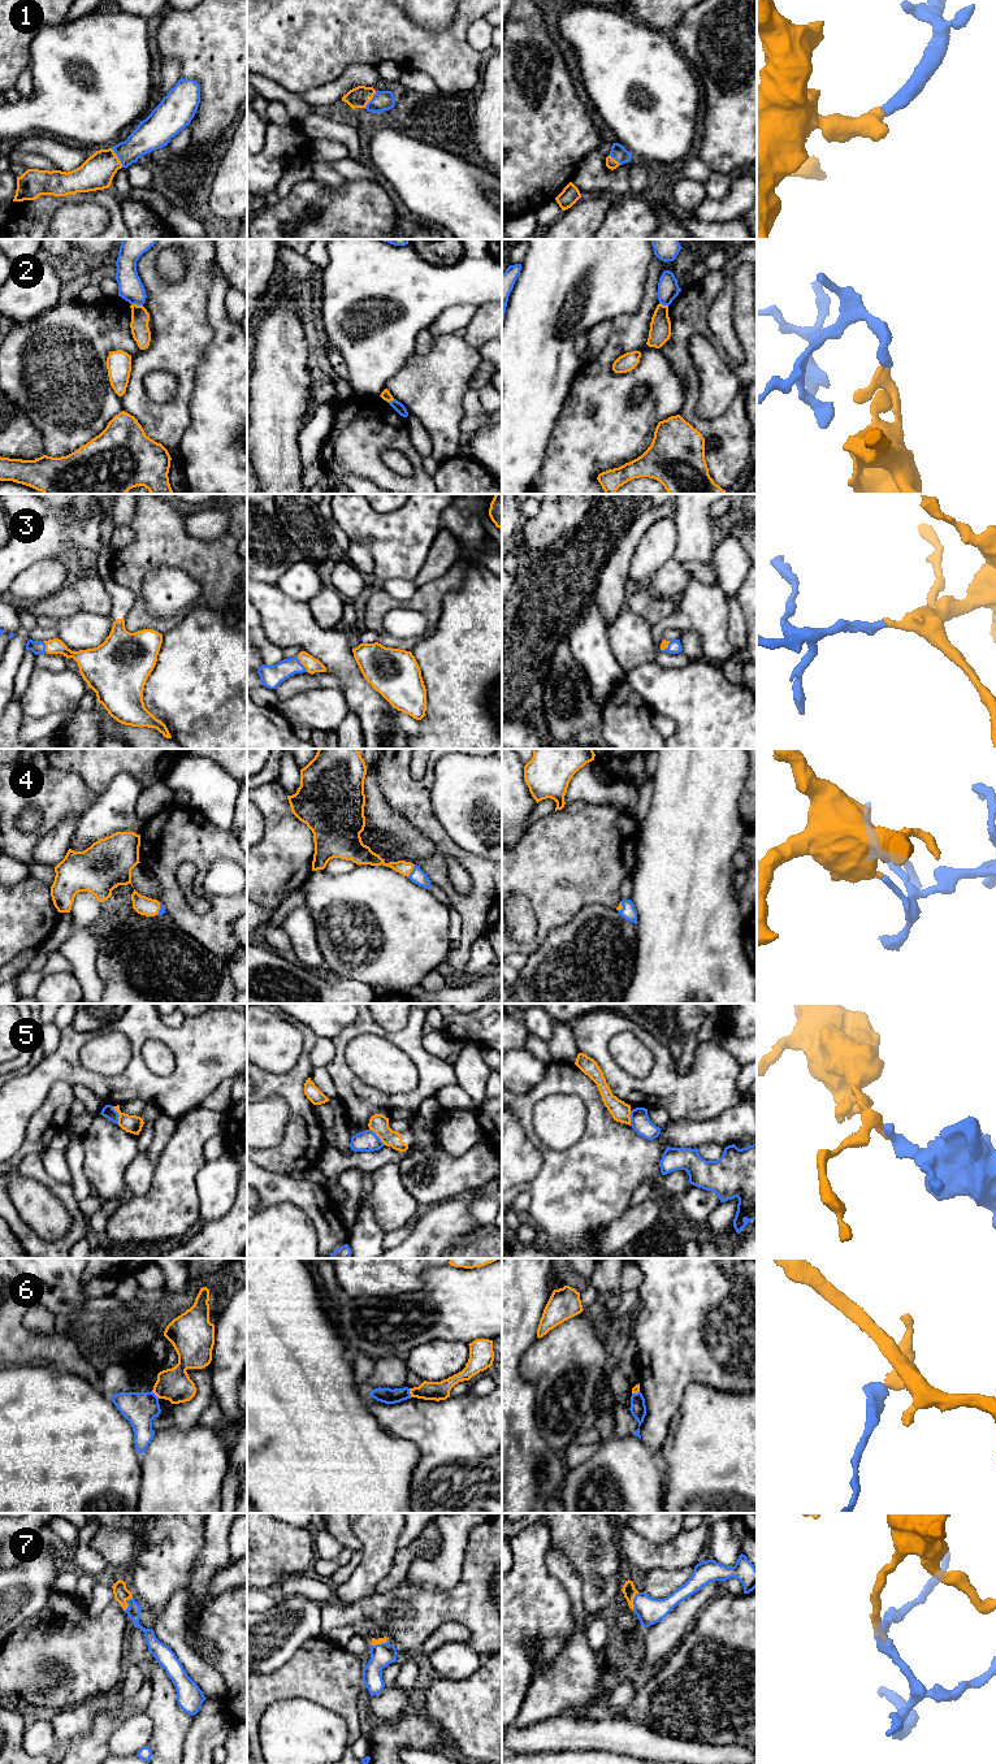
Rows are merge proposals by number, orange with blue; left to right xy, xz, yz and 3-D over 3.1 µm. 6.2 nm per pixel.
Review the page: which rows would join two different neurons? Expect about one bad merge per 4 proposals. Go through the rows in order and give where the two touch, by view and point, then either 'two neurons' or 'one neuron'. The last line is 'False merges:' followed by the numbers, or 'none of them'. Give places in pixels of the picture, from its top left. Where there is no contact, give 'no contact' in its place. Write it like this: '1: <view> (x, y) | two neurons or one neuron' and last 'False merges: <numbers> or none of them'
1: xy (117, 157) | one neuron
2: xy (135, 304) | two neurons
3: xz (302, 663) | one neuron
4: xz (411, 871) | one neuron
5: xz (377, 1135) | two neurons
6: xz (410, 1392) | two neurons
7: yz (632, 1602) | one neuron
False merges: 2, 5, 6

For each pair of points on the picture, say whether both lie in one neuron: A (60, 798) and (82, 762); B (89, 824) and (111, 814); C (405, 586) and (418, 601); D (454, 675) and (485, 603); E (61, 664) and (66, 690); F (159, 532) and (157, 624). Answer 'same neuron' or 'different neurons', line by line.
A: different neurons
B: same neuron
C: different neurons
D: same neuron
E: different neurons
F: same neuron

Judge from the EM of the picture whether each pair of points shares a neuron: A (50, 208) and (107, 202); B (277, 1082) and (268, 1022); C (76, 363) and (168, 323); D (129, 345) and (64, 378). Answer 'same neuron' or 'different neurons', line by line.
A: same neuron
B: different neurons
C: different neurons
D: same neuron

